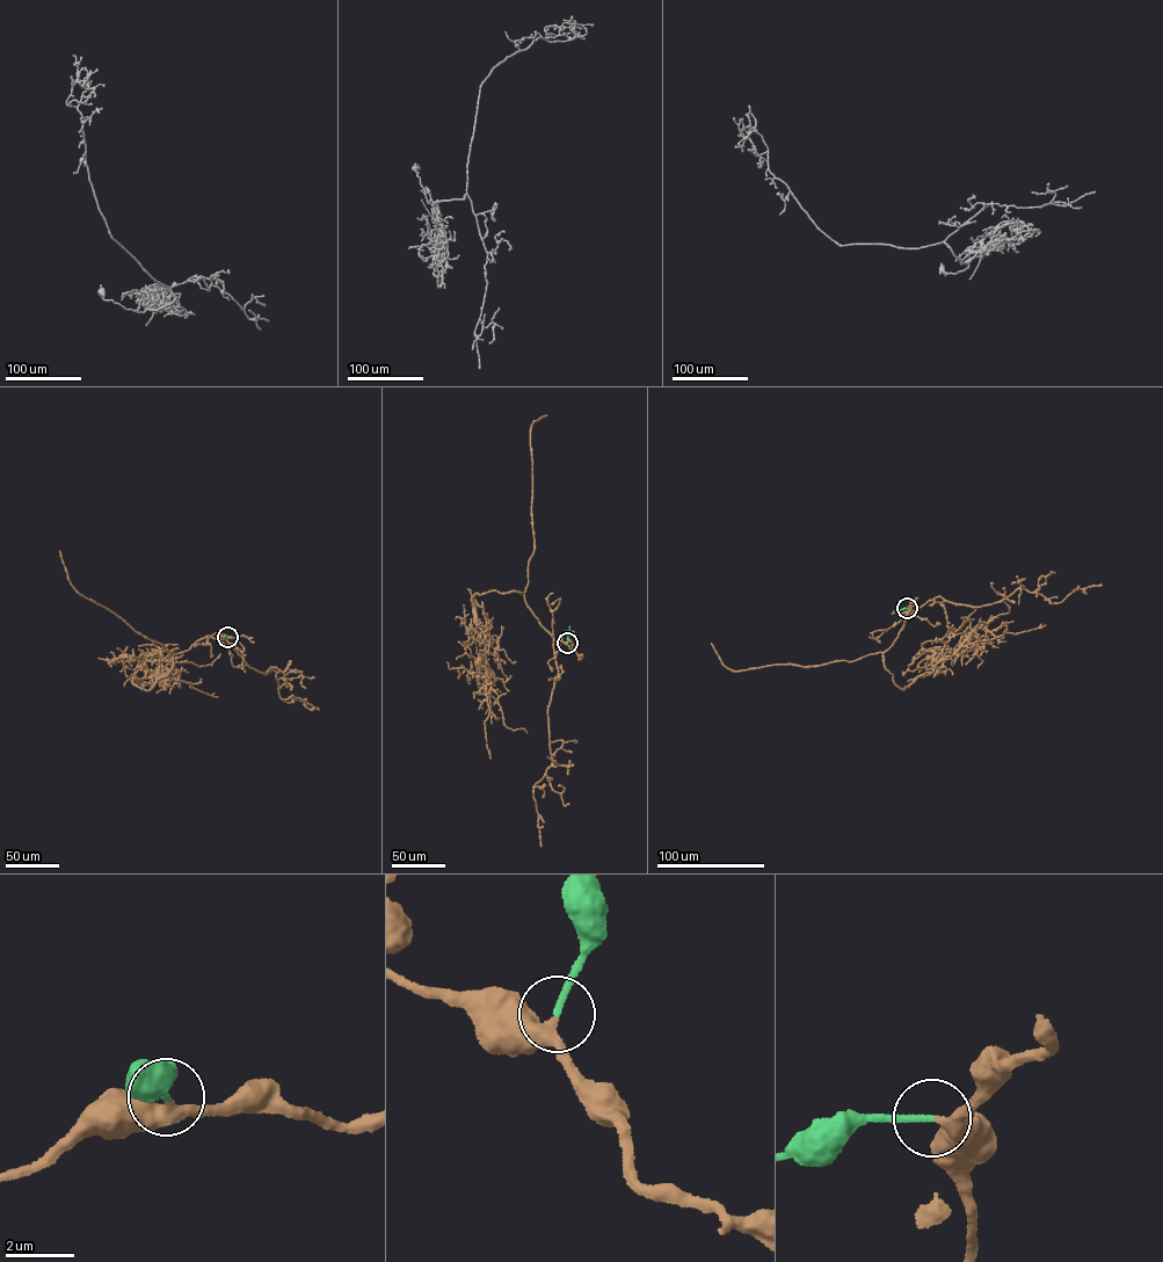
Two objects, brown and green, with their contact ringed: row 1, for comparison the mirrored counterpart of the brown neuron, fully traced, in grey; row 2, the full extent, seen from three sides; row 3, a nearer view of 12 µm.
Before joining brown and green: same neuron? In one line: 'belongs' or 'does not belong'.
belongs

